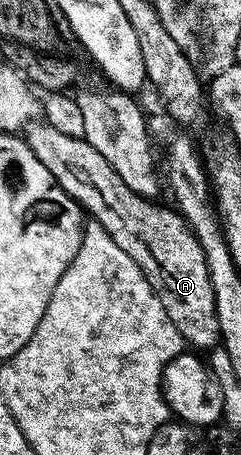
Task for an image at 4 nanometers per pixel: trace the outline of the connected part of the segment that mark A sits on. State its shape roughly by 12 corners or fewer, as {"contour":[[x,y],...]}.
{"contour":[[25,138],[133,257],[184,344],[218,348],[205,253],[178,210],[133,193],[85,138]]}

